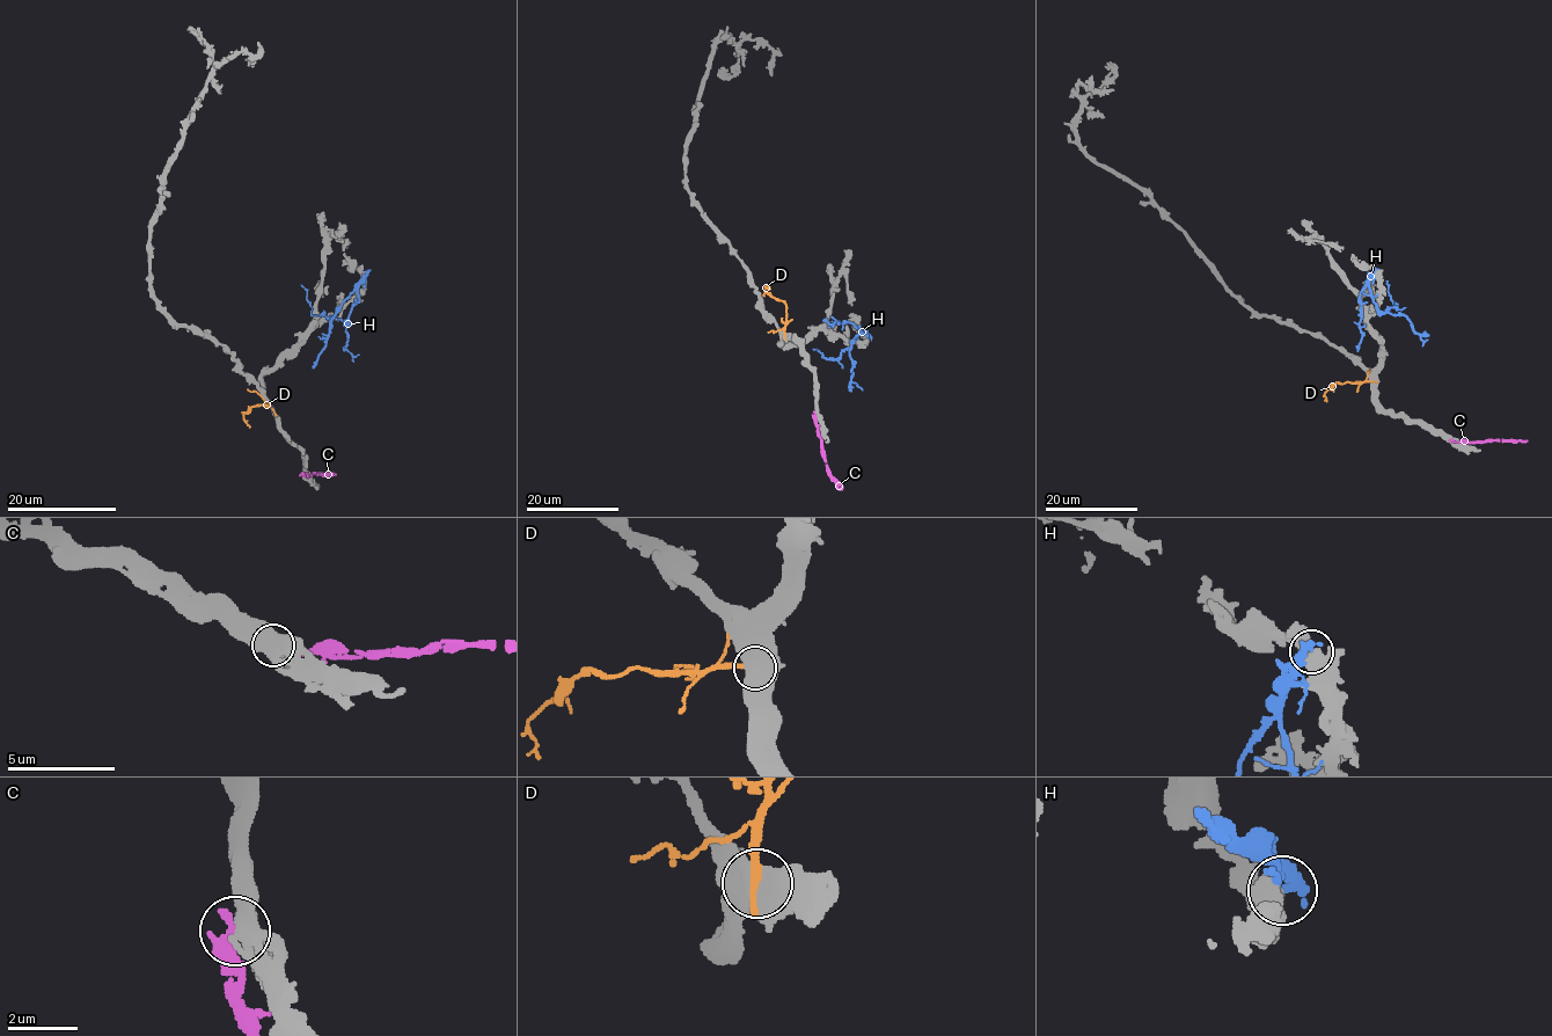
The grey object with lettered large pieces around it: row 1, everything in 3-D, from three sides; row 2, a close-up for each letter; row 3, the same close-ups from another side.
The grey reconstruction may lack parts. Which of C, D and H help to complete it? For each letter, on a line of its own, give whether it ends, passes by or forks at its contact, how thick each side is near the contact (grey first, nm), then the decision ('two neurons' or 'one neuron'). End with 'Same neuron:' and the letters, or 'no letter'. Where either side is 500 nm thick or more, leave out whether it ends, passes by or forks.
C: 650 nm thick on the grey side, 400 nm on the other; two neurons
D: 650 nm thick on the grey side, 280 nm on the other; two neurons
H: it ends there; 400 nm thick on the grey side, 360 nm on the other; two neurons
Same neuron: no letter

